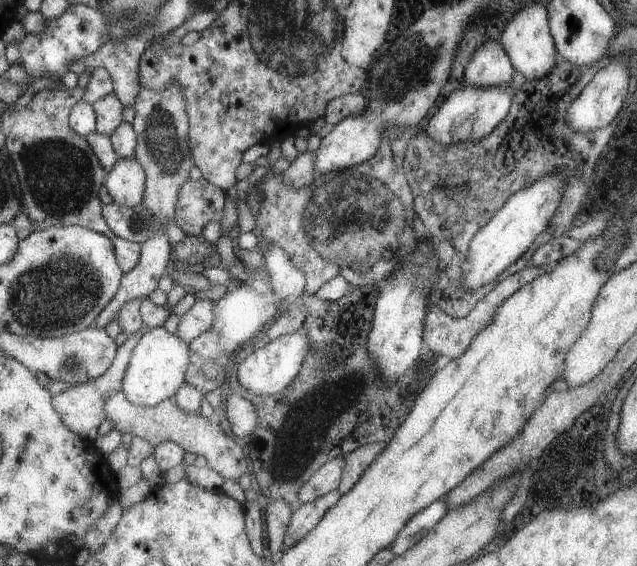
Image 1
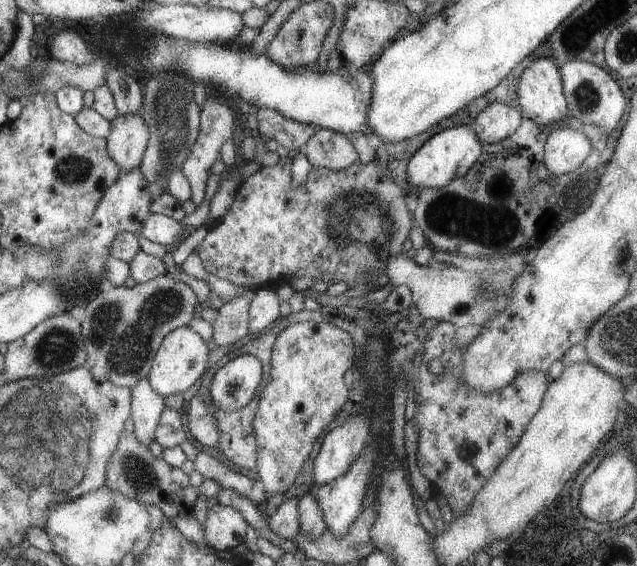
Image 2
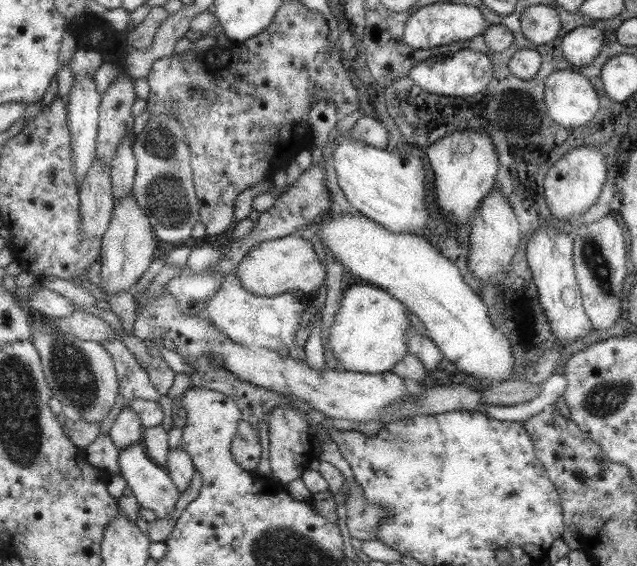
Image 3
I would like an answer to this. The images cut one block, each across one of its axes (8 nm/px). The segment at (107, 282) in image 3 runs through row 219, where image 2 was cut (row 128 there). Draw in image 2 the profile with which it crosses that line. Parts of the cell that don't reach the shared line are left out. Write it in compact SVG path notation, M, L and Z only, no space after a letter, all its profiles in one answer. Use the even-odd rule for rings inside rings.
M137 114L116 115L110 120L109 134L106 136L106 151L121 172L129 172L140 166L145 142L150 138L147 124Z

